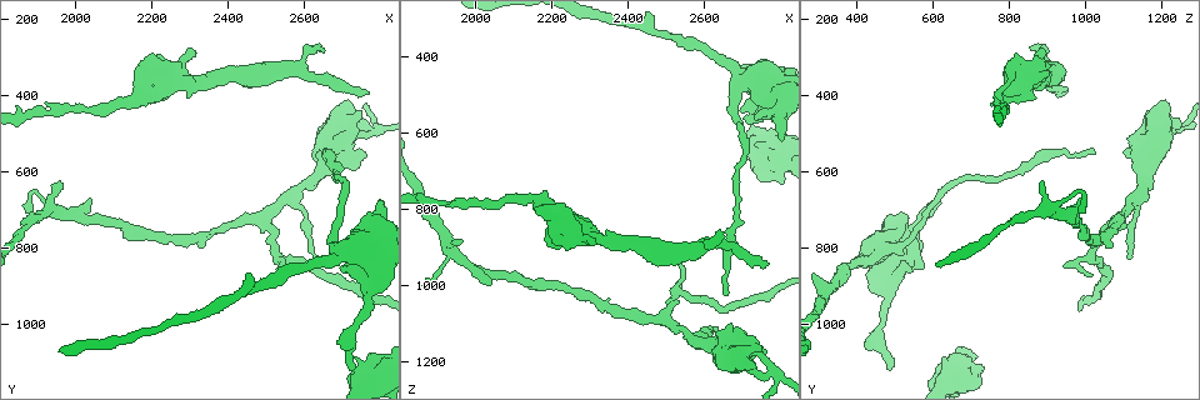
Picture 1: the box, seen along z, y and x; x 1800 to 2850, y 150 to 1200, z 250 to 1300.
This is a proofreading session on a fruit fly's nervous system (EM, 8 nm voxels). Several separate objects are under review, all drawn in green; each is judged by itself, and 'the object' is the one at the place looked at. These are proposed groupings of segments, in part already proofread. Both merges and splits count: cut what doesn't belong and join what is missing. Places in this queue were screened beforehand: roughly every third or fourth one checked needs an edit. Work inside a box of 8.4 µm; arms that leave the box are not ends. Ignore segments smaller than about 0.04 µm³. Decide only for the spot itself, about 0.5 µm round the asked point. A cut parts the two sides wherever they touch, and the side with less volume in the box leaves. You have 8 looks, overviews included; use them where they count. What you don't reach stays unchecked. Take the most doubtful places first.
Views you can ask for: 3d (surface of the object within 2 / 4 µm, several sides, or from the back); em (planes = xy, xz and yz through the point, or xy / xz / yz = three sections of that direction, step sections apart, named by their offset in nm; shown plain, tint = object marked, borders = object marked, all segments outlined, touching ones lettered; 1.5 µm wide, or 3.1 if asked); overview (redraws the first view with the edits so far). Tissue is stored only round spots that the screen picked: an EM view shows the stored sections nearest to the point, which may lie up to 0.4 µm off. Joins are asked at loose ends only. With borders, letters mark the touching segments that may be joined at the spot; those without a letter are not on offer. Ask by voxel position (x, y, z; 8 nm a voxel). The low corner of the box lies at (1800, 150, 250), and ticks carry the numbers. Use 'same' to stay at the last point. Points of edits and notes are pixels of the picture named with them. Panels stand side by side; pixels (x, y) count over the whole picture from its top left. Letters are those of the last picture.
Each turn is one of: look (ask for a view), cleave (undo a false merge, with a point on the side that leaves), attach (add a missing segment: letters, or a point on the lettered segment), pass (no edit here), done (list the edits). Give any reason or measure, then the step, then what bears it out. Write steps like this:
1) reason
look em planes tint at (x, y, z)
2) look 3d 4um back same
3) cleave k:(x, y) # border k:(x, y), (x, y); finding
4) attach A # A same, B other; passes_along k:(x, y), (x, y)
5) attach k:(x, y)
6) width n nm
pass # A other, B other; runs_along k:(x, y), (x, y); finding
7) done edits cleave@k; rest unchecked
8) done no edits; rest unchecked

end of a long branch
look em planes tint at (2660, 545, 1020)

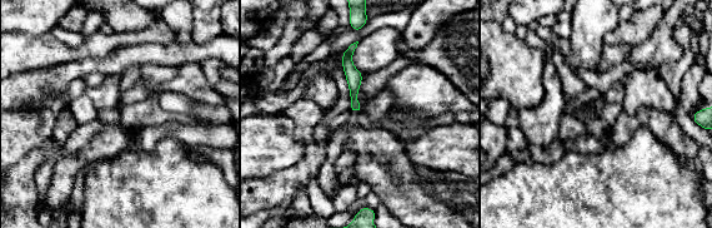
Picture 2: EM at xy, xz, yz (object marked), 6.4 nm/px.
what lies round it
look em planes borders same

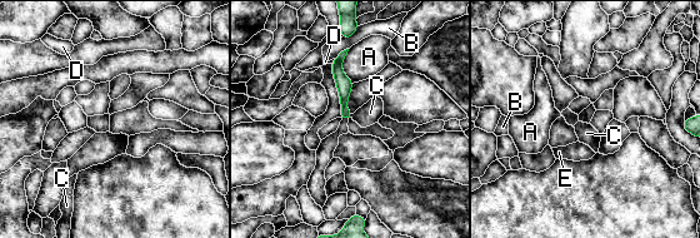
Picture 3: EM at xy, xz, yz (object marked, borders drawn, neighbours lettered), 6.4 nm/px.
pass # A other, B other, C other, D other, E other; none of them fits

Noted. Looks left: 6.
branch stops here
look 3d 4um at (2650, 285, 855)

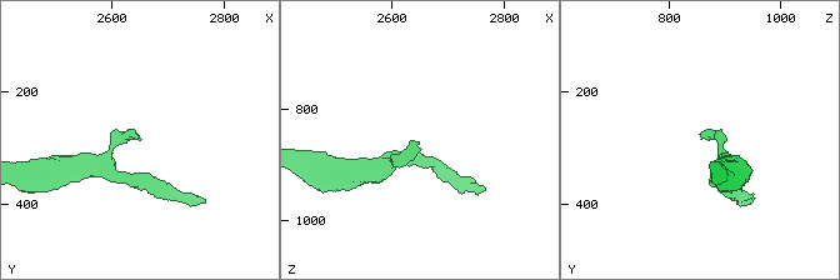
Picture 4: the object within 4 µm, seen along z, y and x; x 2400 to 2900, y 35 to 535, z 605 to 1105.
shape alone is not enough
look em planes tint at (2650, 280, 855)

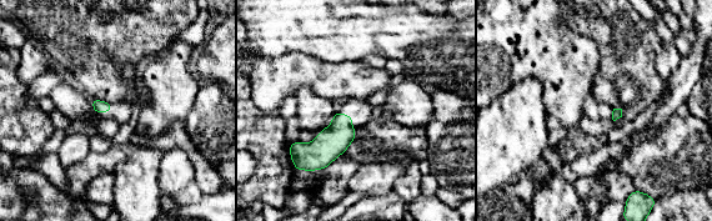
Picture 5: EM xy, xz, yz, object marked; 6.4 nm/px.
what lies round it
look em planes borders same

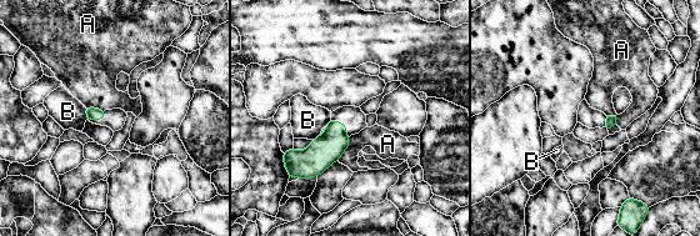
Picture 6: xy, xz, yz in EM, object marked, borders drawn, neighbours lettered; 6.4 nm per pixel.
longest_contact A 180 nm
pass # A other, B other; border 6:(350, 136), (350, 144), (338, 160); none of them fits

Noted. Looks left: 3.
narrows sharply
look 3d 2um at (1925, 435, 775)

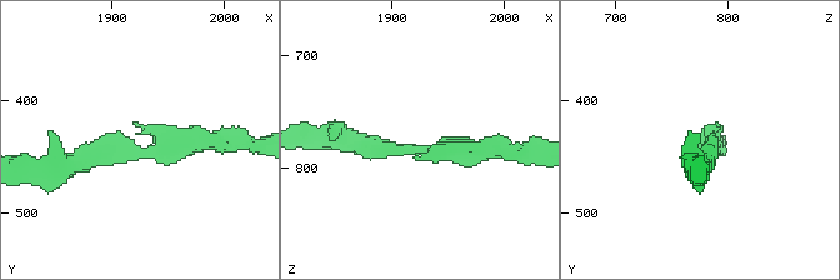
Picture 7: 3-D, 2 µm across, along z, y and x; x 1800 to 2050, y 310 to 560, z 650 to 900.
shape alone is not enough
look em planes borders at (1926, 440, 782)

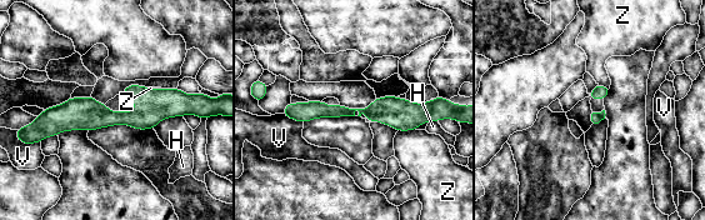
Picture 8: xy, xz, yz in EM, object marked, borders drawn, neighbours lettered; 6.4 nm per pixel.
pass # H other, V other, Z other; runs_along 8:(189, 104), (40, 124); continuous, no second cell

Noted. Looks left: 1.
done no edits; rest unchecked

